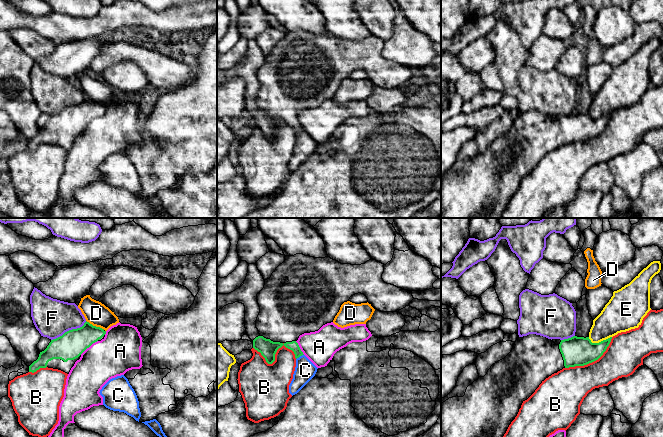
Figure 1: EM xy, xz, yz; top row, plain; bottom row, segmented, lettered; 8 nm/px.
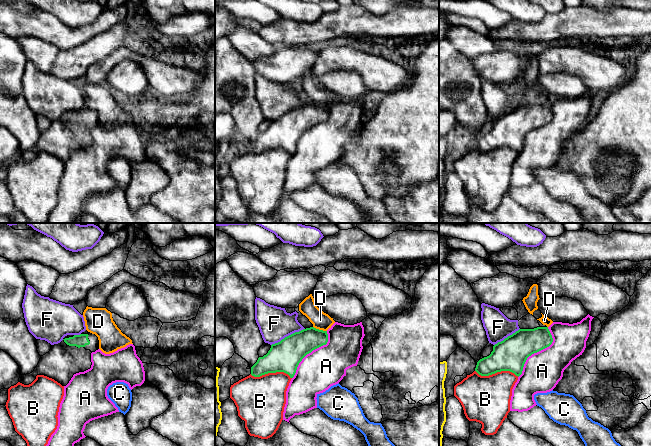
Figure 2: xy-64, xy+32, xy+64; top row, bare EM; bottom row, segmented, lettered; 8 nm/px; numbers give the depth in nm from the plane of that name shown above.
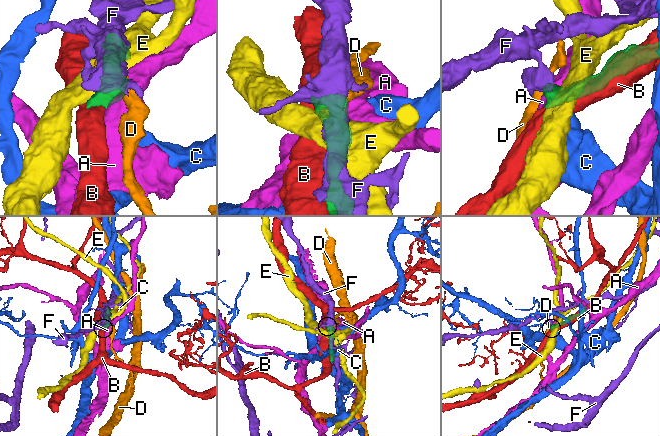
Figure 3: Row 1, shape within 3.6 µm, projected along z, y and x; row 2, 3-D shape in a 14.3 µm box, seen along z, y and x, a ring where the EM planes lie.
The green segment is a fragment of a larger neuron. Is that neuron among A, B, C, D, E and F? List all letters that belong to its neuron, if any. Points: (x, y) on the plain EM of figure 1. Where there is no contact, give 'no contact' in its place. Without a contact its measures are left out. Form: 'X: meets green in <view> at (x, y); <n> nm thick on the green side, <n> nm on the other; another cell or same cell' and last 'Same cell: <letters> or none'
A: meets green in xy at (88, 123); 220 nm thick on the green side, 320 nm on the other; another cell
B: meets green in xz at (274, 131); 140 nm thick on the green side, 360 nm on the other; another cell
C: meets green in xz at (299, 132); 130 nm thick on the green side, 170 nm on the other; another cell
D: meets green in xy at (95, 102); 220 nm thick on the green side, 190 nm on the other; another cell
E: meets green in yz at (599, 118); 240 nm thick on the green side, 260 nm on the other; another cell
F: meets green in xy at (69, 106); 220 nm thick on the green side, 300 nm on the other; another cell
Same cell: none

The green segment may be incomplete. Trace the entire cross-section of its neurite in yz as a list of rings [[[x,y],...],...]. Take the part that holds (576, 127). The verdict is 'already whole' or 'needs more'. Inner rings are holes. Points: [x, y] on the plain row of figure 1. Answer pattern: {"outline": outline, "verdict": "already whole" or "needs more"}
{"outline": [[[536,110],[519,113],[511,128],[493,140],[484,153],[469,161],[463,173],[452,173],[441,180],[441,218],[502,218],[522,179],[546,154],[563,144],[598,136],[611,115],[592,119],[589,113],[573,112],[556,121],[551,115]]], "verdict": "needs more"}

